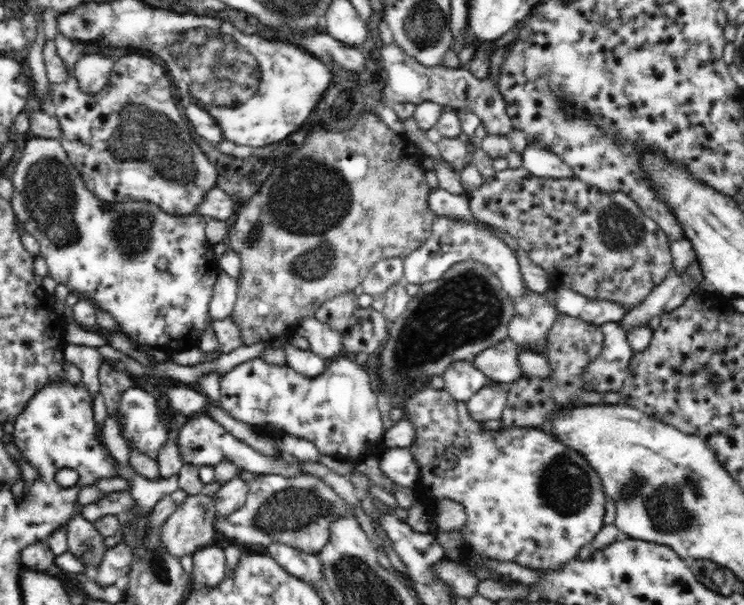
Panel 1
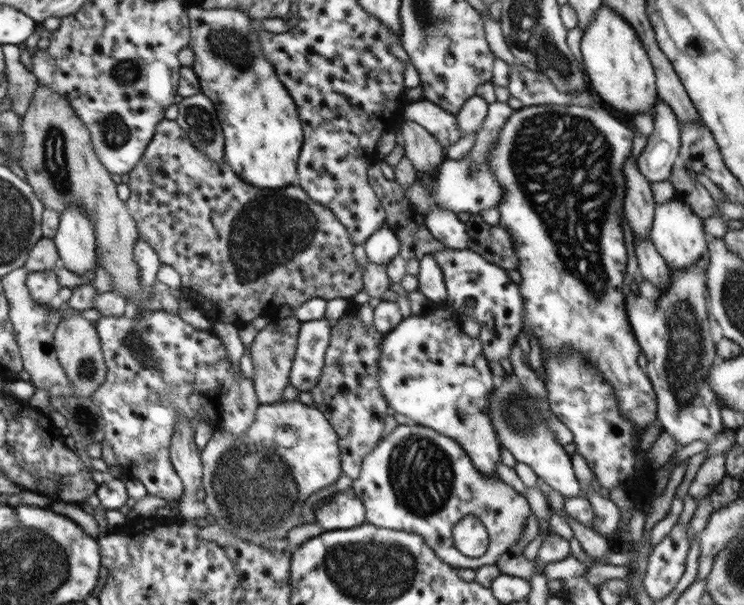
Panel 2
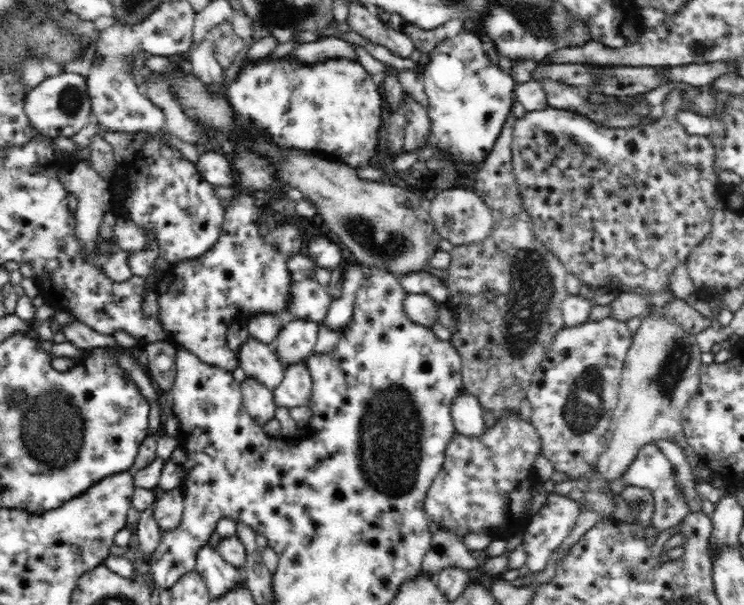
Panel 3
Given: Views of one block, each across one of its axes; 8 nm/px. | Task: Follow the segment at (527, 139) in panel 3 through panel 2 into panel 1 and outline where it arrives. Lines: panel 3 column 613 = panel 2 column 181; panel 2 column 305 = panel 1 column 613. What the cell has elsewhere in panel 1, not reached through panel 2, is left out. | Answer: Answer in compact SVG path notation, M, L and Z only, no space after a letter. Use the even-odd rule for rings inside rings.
M507 167L485 178L484 184L468 199L475 220L508 233L534 264L541 266L547 274L552 271L554 276L561 274L562 287L588 298L635 307L670 274L669 236L624 192L606 193L576 176L565 179L538 177L524 167L516 170Z

